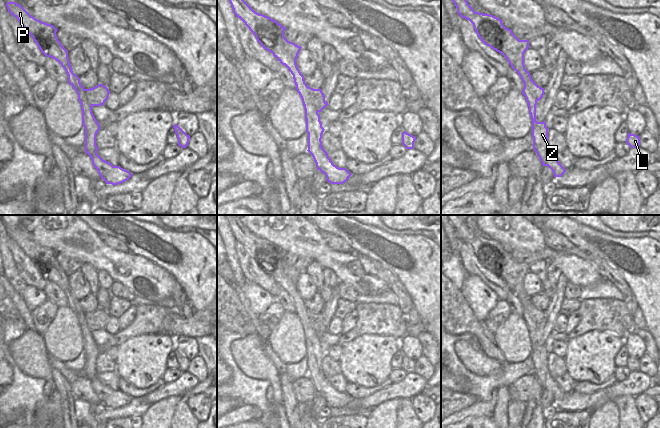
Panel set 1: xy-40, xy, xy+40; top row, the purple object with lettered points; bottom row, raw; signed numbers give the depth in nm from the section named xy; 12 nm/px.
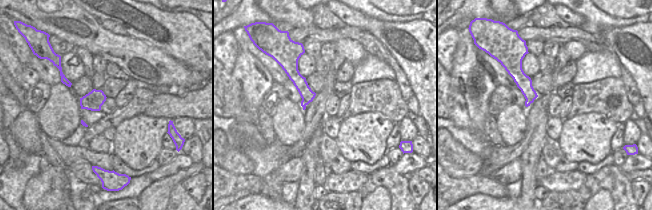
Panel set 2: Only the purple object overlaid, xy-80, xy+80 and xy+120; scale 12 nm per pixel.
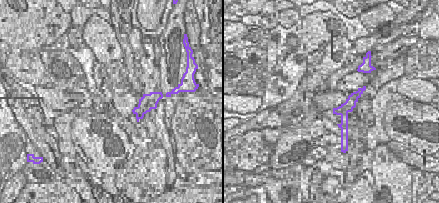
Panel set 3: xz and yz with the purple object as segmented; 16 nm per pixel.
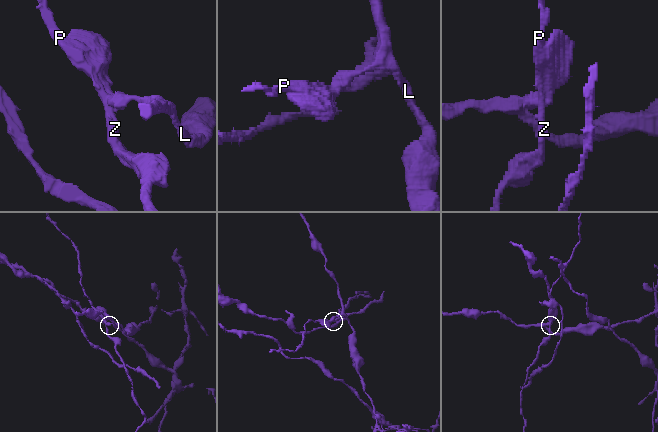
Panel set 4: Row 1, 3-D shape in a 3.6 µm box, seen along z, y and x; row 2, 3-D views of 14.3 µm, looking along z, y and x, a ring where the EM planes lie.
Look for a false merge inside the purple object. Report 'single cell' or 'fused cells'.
fused cells

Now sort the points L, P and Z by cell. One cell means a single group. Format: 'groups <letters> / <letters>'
groups L / P Z

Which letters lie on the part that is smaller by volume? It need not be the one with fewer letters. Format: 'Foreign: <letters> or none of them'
Foreign: P, Z

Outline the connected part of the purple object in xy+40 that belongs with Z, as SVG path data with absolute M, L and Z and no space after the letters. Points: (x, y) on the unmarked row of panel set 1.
M448 215L448 218L457 232L457 237L473 248L480 264L493 274L501 277L521 301L524 307L522 318L526 322L532 343L533 374L541 384L542 390L548 390L553 395L555 402L561 401L566 393L548 371L549 353L546 351L545 345L536 345L537 324L535 319L536 313L540 310L532 304L524 289L524 277L529 272L529 265L519 264L511 253L503 249L501 243L491 238L475 236L461 215Z

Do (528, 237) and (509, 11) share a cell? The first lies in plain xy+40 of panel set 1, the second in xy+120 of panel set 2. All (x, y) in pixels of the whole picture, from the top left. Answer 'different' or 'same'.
same

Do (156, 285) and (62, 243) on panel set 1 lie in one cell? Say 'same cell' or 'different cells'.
same cell

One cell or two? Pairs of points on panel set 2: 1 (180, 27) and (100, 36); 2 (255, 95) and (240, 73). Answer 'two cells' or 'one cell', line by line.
1: two cells
2: one cell

